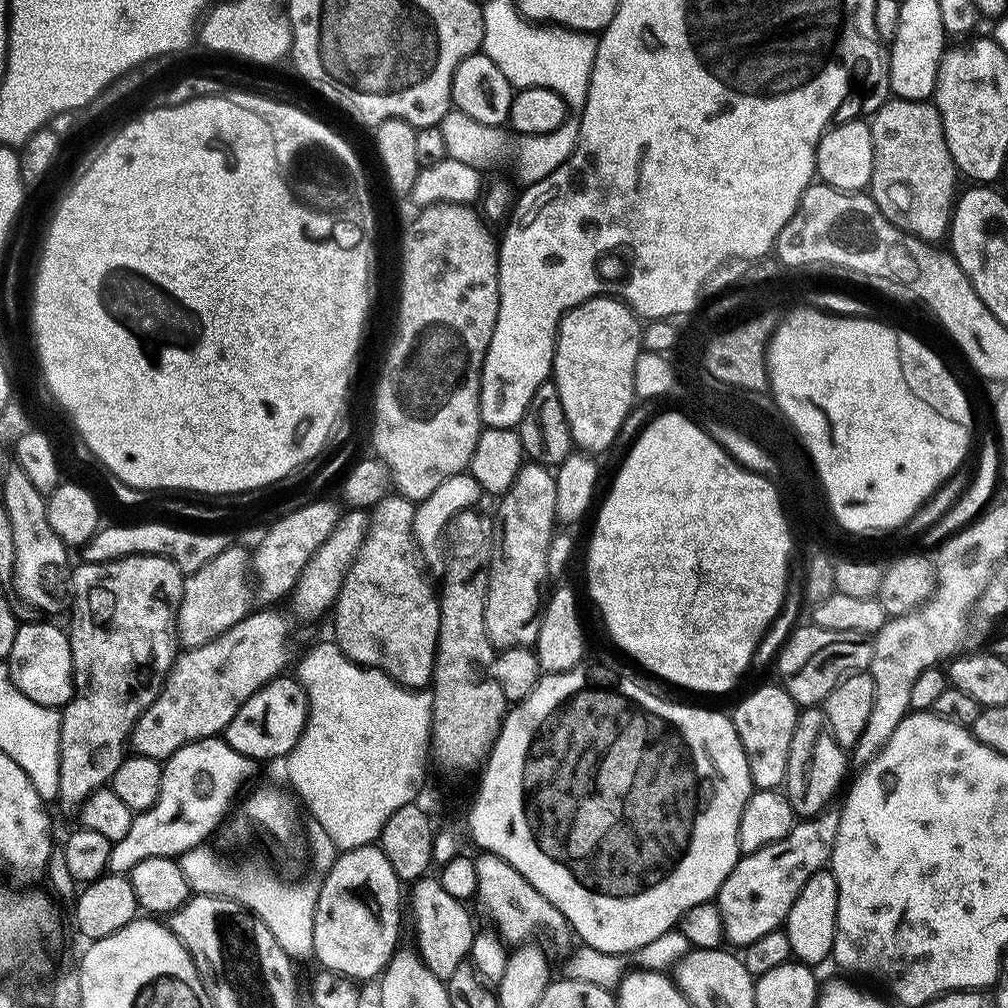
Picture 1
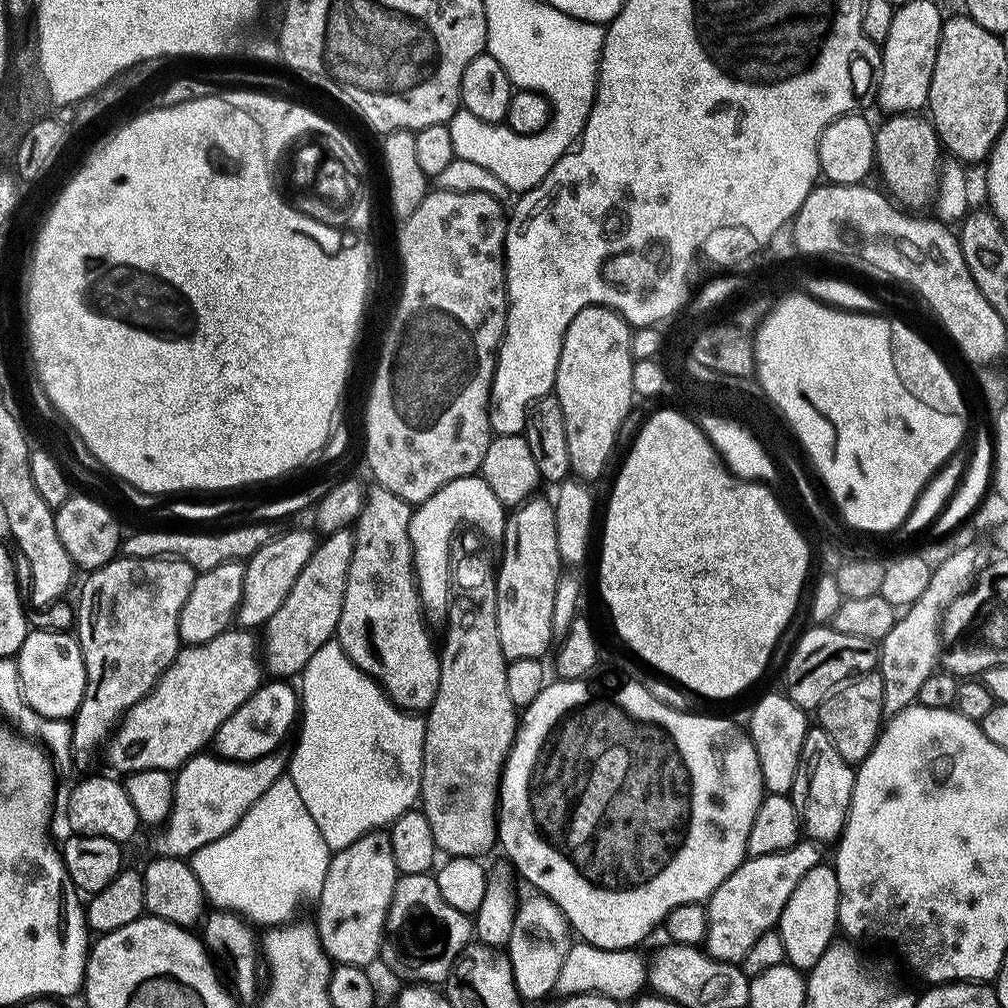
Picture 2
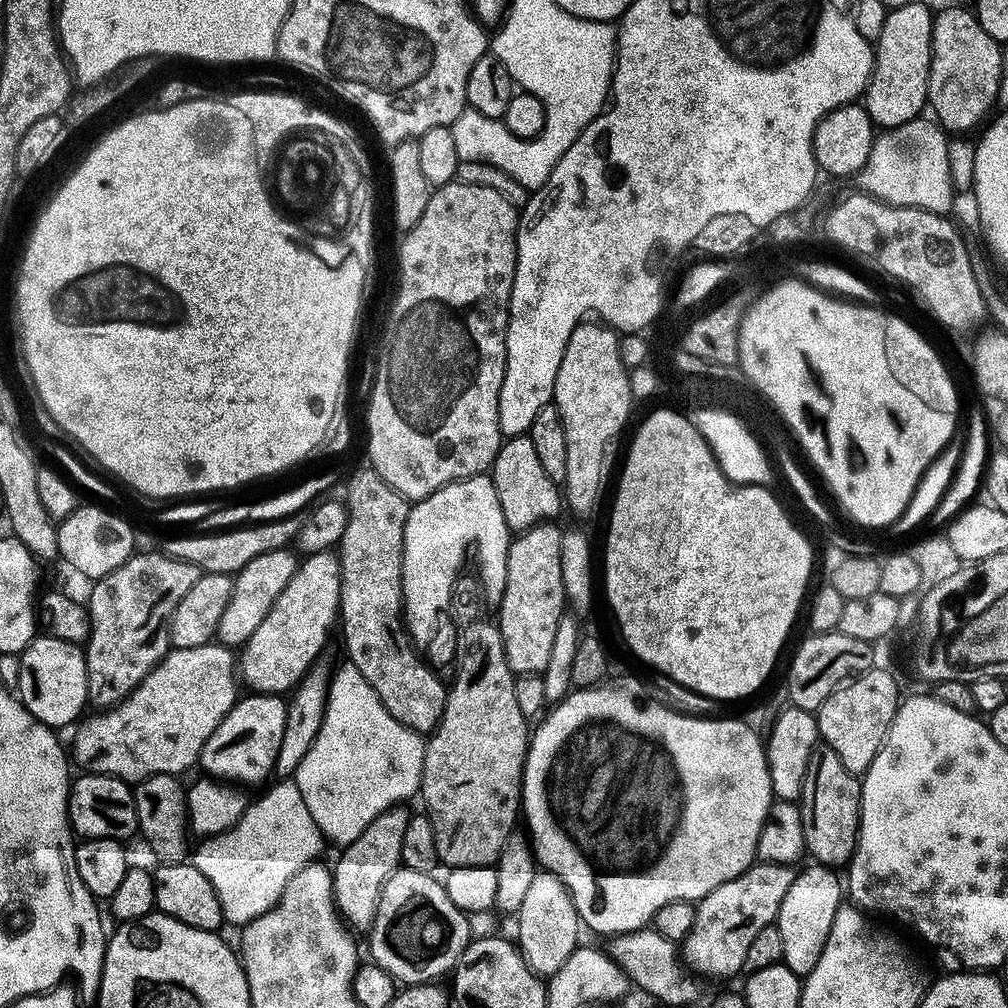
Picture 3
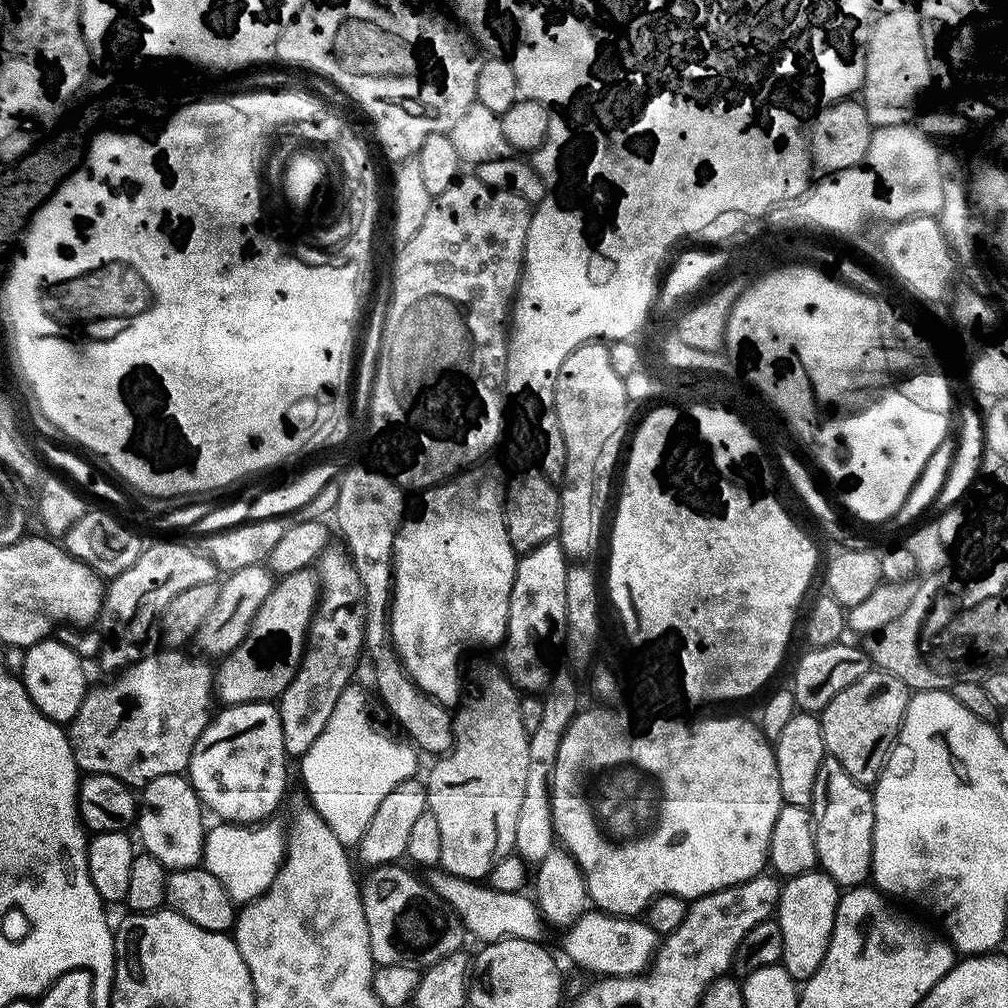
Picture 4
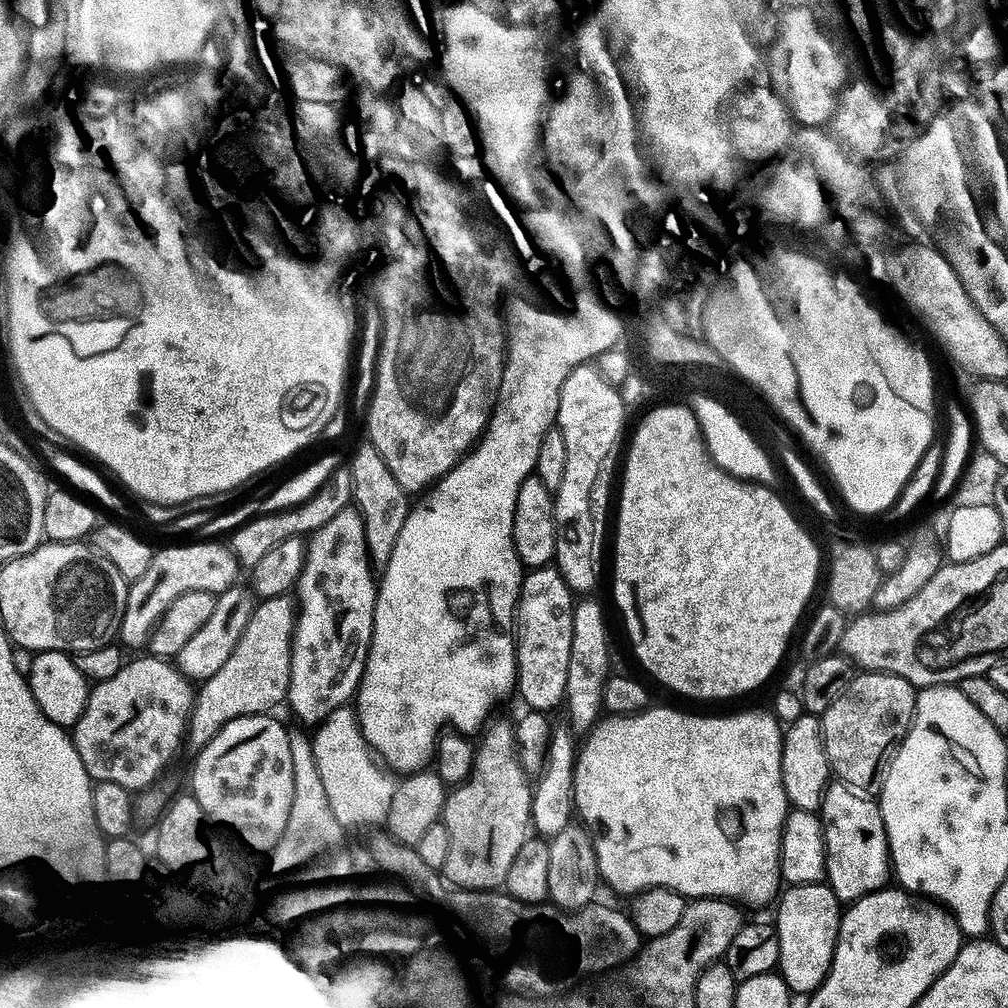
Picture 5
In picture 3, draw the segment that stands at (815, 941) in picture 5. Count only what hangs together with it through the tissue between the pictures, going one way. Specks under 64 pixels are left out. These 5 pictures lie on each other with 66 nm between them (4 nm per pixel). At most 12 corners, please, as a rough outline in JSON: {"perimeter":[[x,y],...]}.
{"perimeter":[[833,869],[801,871],[778,921],[783,965],[809,976],[846,900]]}

